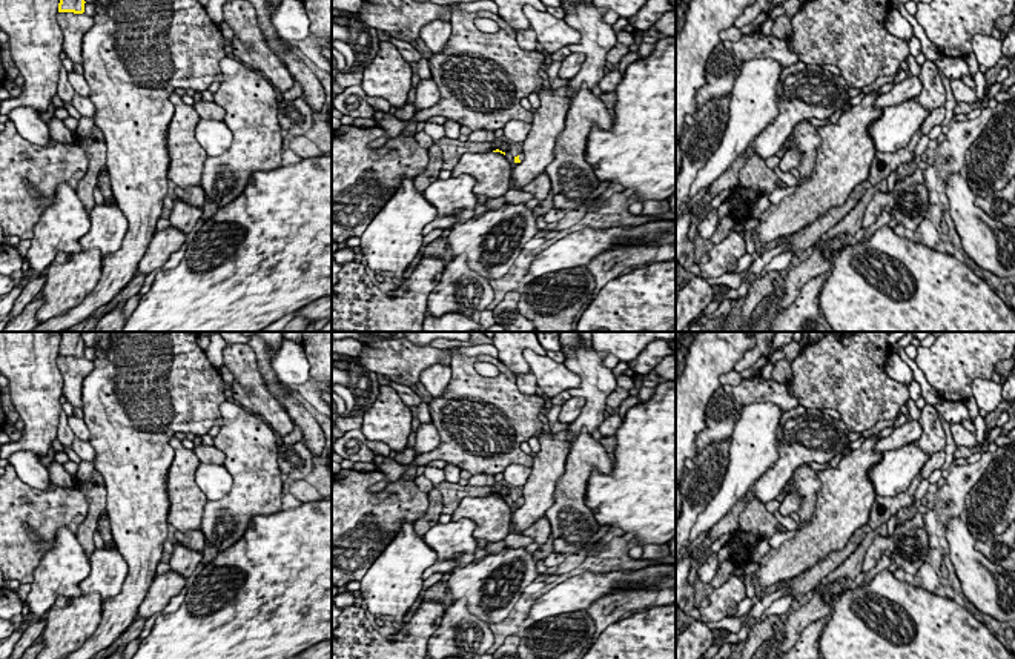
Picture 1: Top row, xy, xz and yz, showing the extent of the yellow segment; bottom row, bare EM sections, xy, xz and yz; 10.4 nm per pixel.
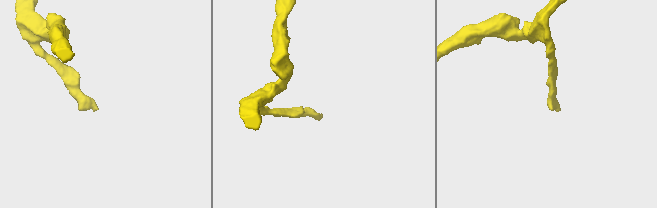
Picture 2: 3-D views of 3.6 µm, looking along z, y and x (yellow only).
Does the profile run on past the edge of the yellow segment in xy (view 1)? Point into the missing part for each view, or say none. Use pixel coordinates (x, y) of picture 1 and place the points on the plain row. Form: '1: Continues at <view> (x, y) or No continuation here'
1: No continuation here

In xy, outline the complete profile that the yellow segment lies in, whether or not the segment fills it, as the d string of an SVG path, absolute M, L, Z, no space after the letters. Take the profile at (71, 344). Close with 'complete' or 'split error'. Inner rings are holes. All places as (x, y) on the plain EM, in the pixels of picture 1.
M60 332L60 347L58 356L74 356L83 358L84 356L84 341L81 338L81 332Z | complete

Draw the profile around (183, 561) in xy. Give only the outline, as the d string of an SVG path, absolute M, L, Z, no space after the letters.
M174 541L174 551L169 559L170 570L181 575L186 581L193 575L197 565L203 561L203 551L190 550Z

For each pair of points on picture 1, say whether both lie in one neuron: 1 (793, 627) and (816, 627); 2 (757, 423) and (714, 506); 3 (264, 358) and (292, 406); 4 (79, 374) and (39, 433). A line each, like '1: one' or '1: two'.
1: two
2: one
3: one
4: two

